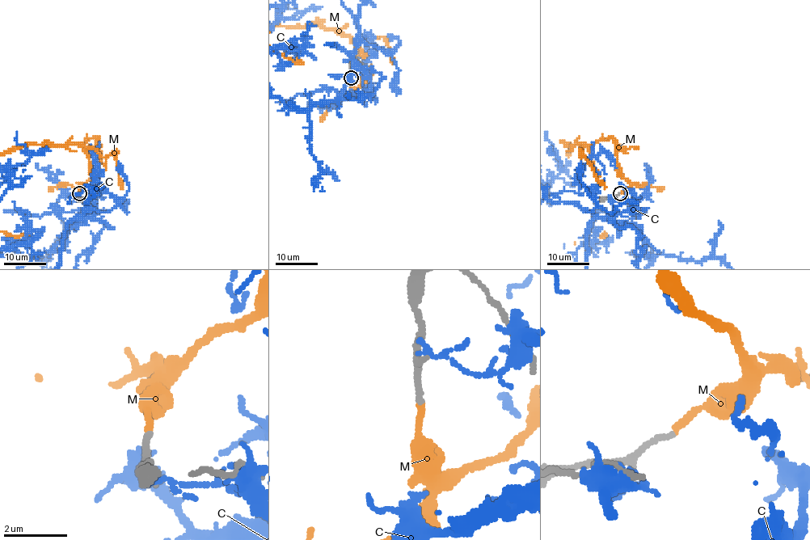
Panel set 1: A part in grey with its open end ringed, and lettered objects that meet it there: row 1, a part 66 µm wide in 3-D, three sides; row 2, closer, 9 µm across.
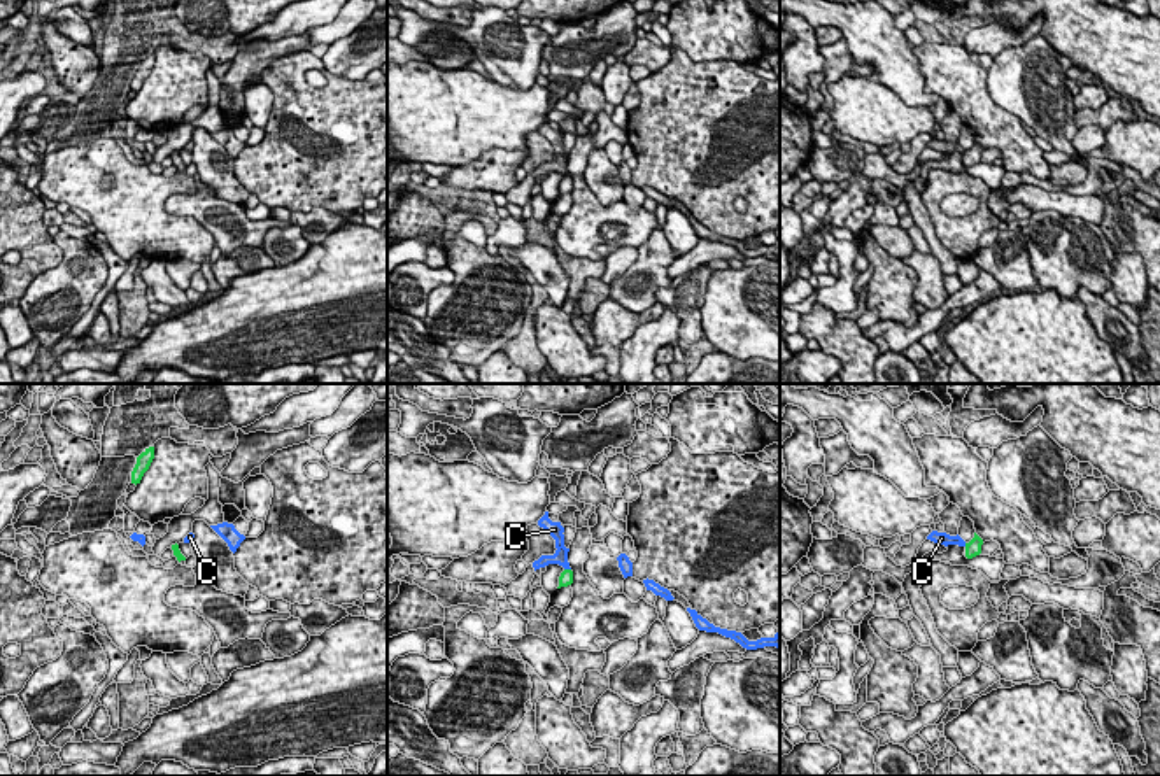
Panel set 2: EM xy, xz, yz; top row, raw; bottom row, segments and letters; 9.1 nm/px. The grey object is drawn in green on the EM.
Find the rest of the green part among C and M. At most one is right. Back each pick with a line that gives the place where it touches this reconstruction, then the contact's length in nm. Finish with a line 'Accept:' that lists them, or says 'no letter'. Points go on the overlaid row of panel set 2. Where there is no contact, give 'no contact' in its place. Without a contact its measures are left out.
M: no contact
Accept: M

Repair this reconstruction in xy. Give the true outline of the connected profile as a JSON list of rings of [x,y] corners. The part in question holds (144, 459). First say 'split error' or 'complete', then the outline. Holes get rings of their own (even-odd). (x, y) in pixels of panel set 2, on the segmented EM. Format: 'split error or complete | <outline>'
complete | [[[154,447],[145,448],[138,457],[137,464],[131,471],[131,483],[140,483],[144,473],[149,469],[151,462],[154,459]]]

